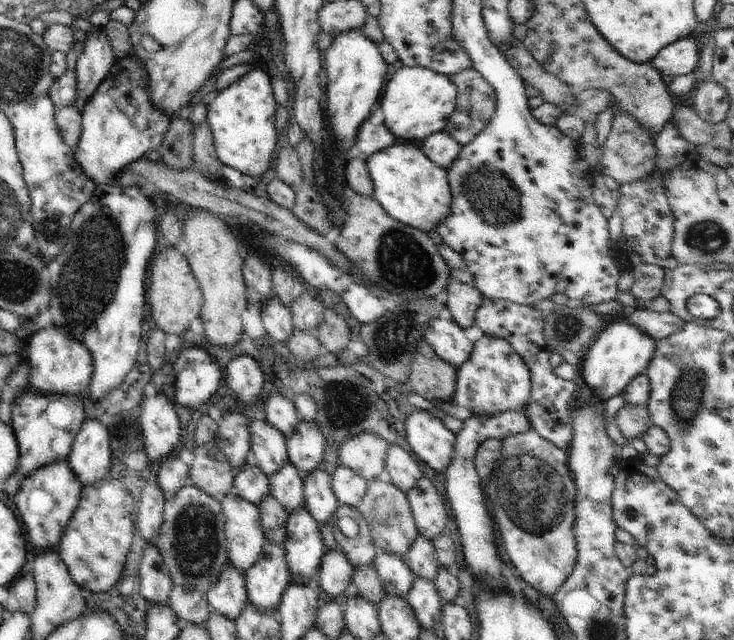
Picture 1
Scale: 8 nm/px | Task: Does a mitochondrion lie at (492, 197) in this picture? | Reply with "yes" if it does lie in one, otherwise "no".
yes

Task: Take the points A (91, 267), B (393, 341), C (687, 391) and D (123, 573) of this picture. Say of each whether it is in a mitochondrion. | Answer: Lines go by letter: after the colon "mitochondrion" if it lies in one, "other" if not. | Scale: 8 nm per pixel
A: mitochondrion
B: mitochondrion
C: mitochondrion
D: other

